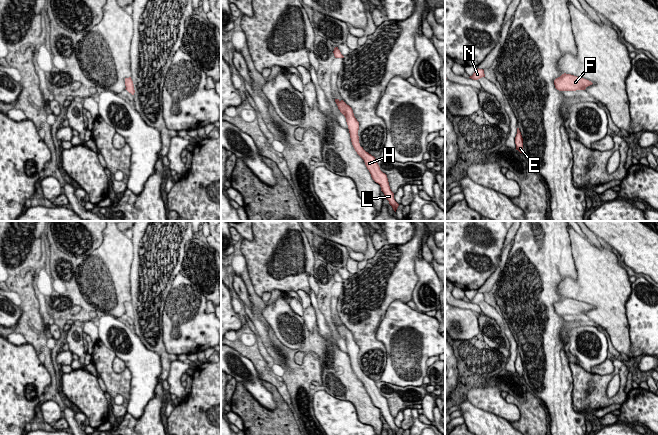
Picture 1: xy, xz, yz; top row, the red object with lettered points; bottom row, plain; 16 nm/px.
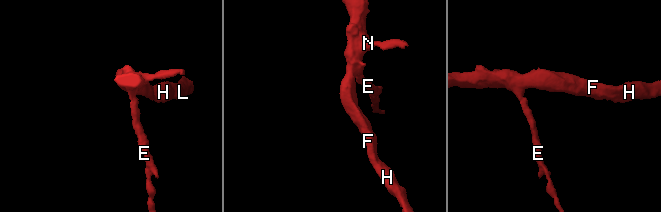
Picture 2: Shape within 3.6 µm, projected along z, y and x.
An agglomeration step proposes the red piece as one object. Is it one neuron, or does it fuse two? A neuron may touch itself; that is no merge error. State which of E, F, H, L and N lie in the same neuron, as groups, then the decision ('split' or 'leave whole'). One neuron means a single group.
E F H L N; leave whole

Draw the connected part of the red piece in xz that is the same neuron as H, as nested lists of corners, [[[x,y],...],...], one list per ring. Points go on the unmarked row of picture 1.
[[[335,323],[335,326],[340,336],[346,342],[351,366],[355,375],[364,384],[372,403],[380,409],[381,415],[386,420],[386,423],[389,425],[389,428],[392,430],[393,434],[396,435],[399,428],[394,423],[394,417],[390,413],[387,399],[380,394],[380,391],[376,386],[376,382],[368,376],[366,376],[363,373],[363,371],[360,370],[358,360],[359,346],[355,342],[352,332],[349,329],[347,329],[343,324],[340,325],[339,323]]]

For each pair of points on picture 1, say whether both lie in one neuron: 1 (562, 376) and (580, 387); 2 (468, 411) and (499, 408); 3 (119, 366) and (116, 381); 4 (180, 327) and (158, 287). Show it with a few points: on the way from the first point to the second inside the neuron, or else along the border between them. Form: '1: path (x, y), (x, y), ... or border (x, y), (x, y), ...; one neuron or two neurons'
1: border (568, 361), (572, 378), (573, 405); two neurons
2: border (466, 397), (475, 406), (504, 418); two neurons
3: border (115, 356), (113, 369), (120, 373); two neurons
4: border (174, 278), (165, 301), (161, 323); two neurons

